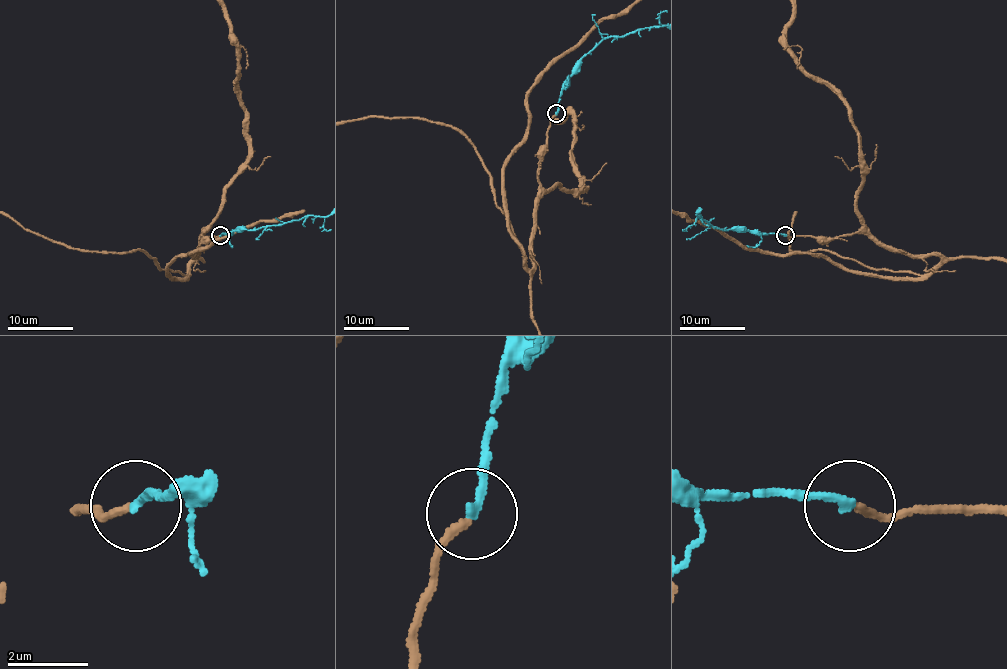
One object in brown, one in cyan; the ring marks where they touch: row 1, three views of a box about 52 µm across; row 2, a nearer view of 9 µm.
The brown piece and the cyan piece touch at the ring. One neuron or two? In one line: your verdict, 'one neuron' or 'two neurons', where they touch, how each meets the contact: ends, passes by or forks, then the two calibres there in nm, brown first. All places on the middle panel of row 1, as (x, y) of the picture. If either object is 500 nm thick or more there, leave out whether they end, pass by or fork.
one neuron; place (556, 113); brown ends; cyan ends; calibres 180 and 200 nm

